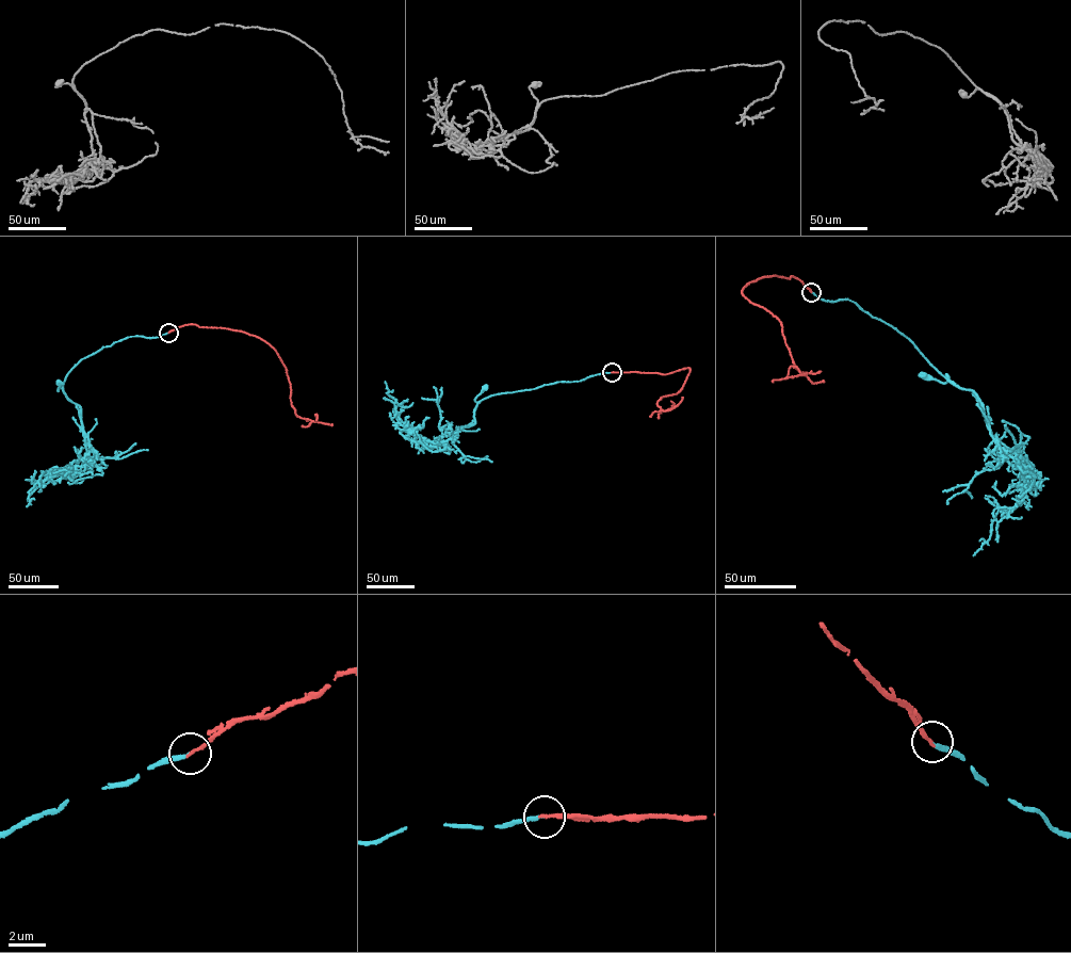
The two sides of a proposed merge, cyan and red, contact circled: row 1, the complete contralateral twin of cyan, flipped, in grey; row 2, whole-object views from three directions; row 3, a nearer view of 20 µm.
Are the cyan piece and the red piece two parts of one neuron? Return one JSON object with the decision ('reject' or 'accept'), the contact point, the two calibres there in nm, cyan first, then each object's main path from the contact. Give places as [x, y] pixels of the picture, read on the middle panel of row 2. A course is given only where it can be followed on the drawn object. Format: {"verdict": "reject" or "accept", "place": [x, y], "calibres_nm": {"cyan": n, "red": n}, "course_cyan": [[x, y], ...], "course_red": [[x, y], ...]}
{"verdict": "accept", "place": [612, 372], "calibres_nm": {"cyan": 190, "red": 170}, "course_cyan": [[612, 372], [490, 396], [475, 407], [480, 402], [475, 398], [485, 388]], "course_red": [[612, 372], [666, 374], [690, 368], [680, 390], [661, 397], [658, 405], [669, 410], [682, 397]]}

